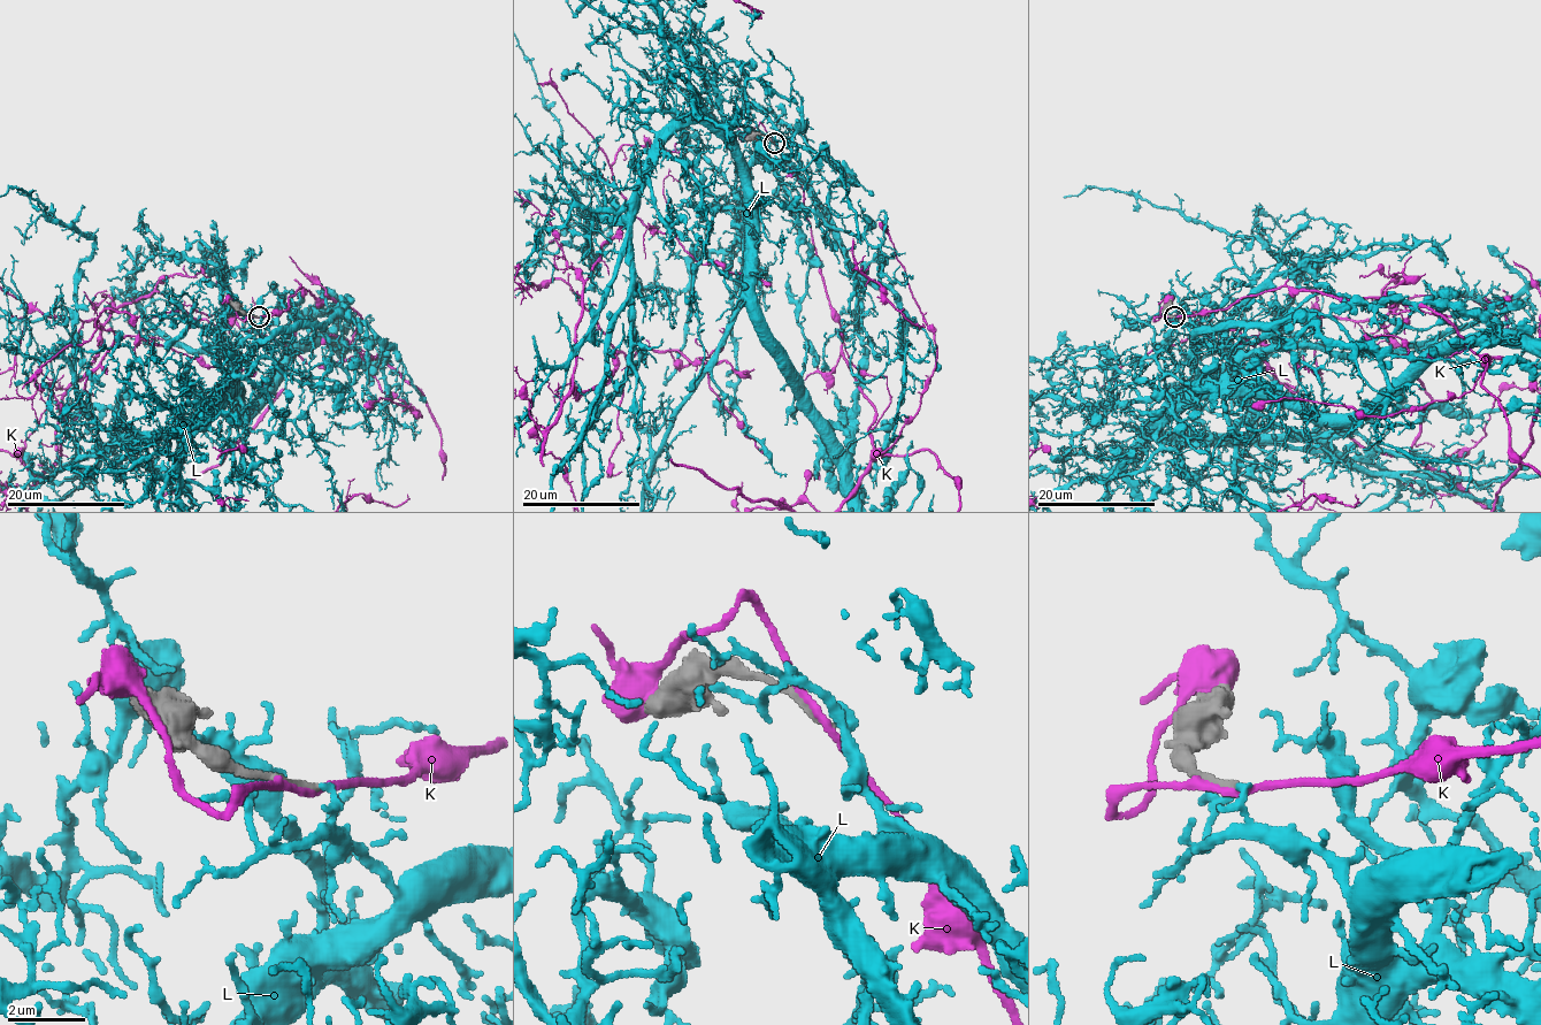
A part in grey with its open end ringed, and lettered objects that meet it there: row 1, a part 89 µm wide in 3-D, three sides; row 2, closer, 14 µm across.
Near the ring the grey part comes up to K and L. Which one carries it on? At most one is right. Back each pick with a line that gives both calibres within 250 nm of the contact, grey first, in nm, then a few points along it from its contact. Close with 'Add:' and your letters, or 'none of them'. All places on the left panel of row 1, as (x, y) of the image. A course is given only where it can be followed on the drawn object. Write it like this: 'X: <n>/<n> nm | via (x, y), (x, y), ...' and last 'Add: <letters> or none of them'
Add: none of them

